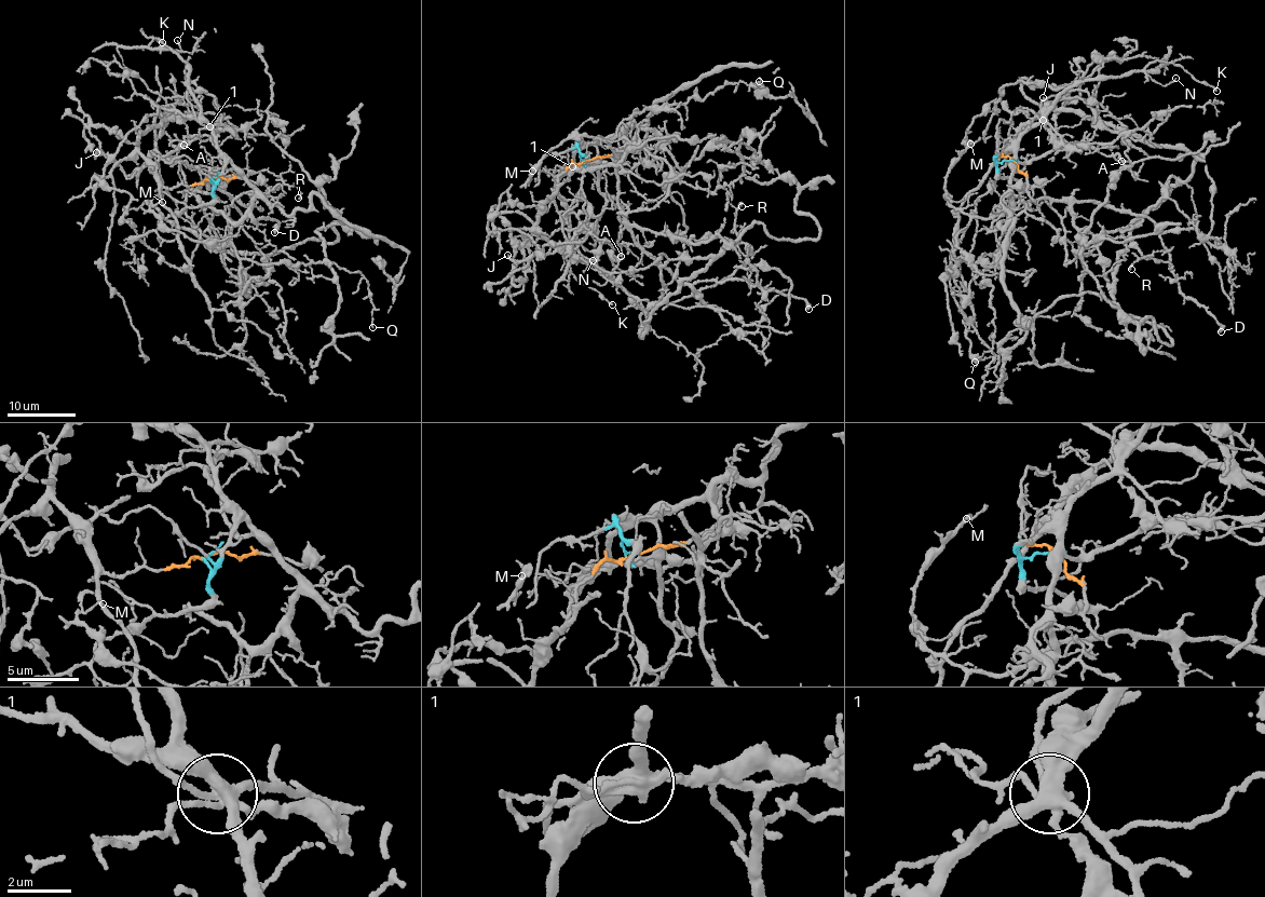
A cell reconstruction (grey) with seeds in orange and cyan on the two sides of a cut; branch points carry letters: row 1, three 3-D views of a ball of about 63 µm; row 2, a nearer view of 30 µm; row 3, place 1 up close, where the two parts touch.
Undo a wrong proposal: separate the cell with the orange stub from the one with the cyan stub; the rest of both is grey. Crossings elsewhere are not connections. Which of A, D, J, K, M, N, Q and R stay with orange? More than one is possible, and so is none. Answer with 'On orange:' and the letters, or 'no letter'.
On orange: no letter

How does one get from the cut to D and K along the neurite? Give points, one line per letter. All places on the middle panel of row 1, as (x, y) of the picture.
D: (585, 161), (577, 145), (619, 135), (629, 144), (616, 158), (625, 228), (681, 282), (759, 284), (808, 310)
K: (585, 161), (579, 141), (575, 162), (556, 187), (568, 215), (568, 264), (573, 276), (613, 304)

